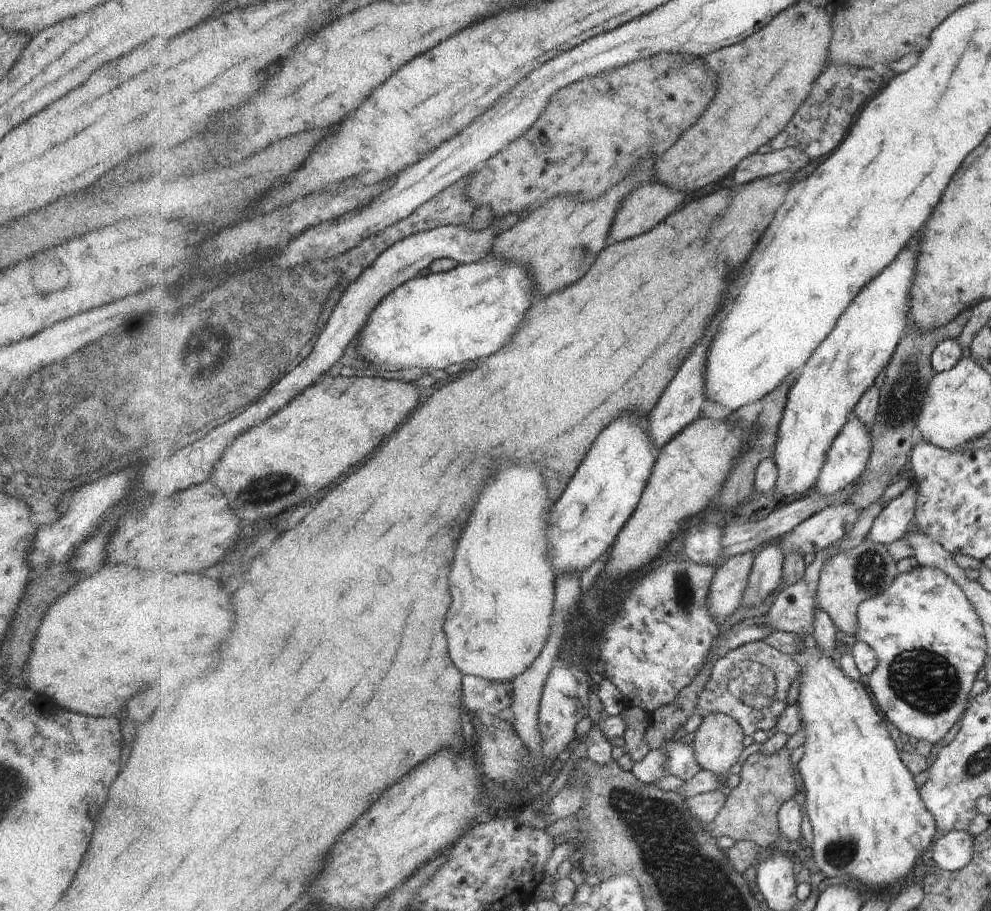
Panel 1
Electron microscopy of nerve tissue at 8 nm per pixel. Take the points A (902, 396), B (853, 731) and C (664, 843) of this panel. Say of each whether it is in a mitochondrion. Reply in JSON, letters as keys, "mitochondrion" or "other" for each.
{"A":"mitochondrion","B":"other","C":"mitochondrion"}

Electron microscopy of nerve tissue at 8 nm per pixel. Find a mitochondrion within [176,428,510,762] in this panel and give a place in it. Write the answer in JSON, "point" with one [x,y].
{"point":[273,485]}

